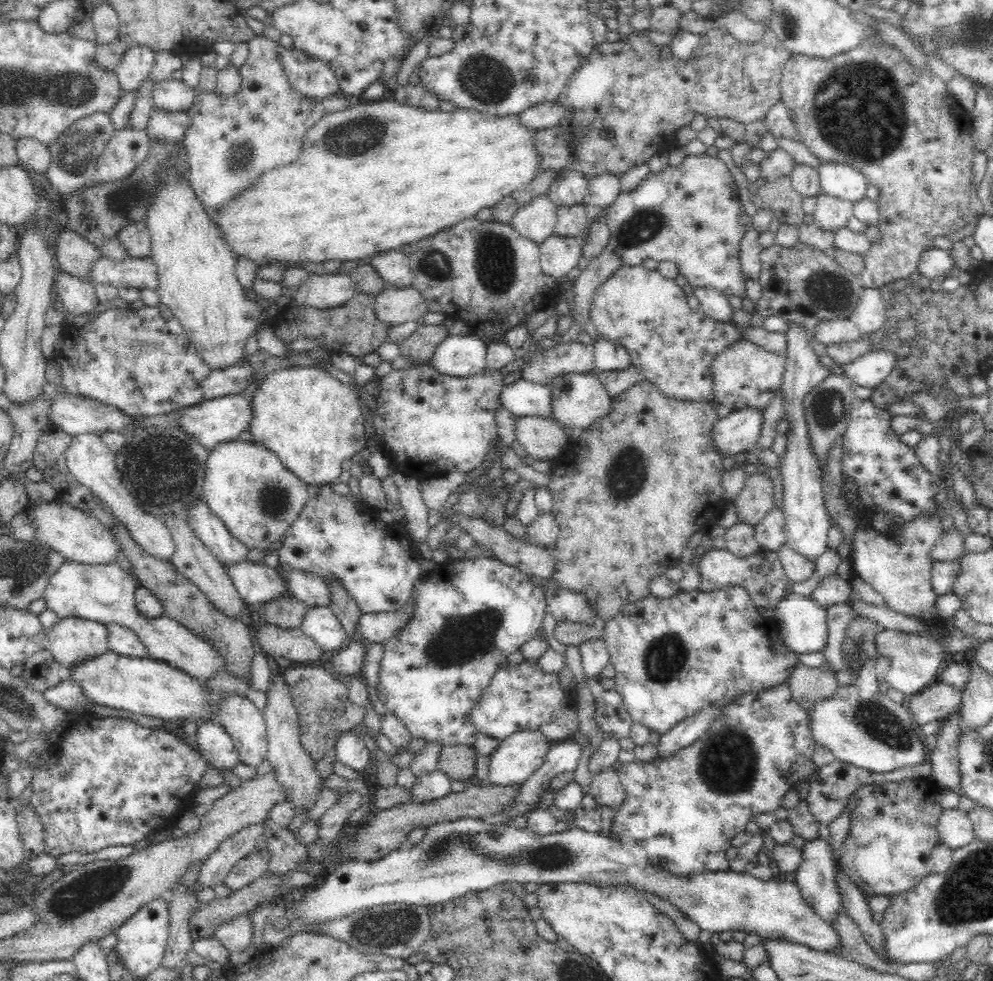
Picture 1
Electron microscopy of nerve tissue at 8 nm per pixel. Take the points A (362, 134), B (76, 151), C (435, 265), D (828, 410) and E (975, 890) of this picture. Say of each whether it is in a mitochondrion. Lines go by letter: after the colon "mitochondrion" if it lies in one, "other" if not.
A: mitochondrion
B: mitochondrion
C: mitochondrion
D: mitochondrion
E: mitochondrion

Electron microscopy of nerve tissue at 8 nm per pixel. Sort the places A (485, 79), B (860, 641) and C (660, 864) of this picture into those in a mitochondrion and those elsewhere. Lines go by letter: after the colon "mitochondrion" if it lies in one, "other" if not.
A: mitochondrion
B: mitochondrion
C: other

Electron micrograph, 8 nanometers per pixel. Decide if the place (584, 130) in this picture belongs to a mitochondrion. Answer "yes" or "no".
yes

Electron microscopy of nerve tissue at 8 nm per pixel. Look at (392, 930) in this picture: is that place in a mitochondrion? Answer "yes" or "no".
yes

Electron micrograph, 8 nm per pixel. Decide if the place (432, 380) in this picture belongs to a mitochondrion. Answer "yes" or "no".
no

